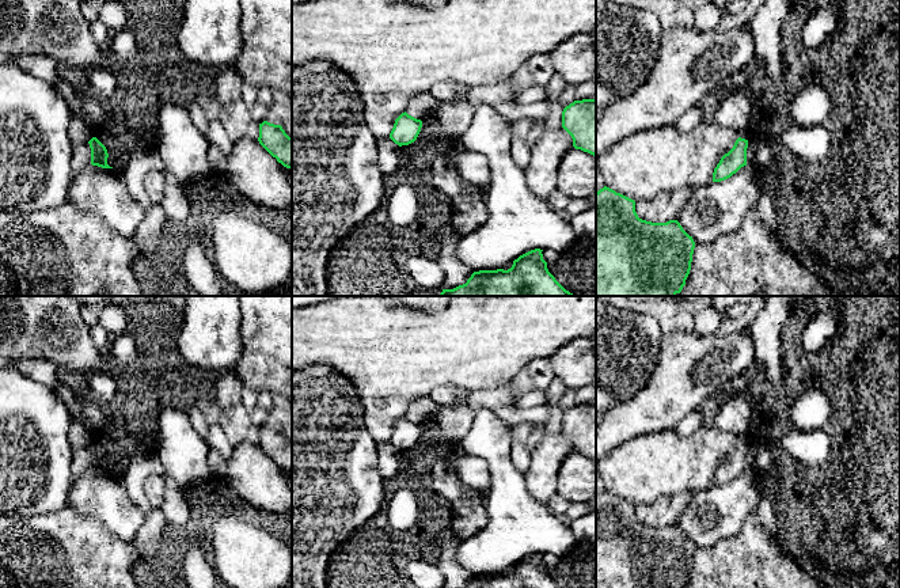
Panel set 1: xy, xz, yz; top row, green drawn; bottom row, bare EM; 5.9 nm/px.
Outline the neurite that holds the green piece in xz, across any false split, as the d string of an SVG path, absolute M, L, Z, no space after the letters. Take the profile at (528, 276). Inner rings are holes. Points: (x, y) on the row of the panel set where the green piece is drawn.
M542 251L520 255L508 270L474 272L466 284L443 289L438 296L576 296L548 272Z

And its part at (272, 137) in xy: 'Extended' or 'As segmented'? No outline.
As segmented

